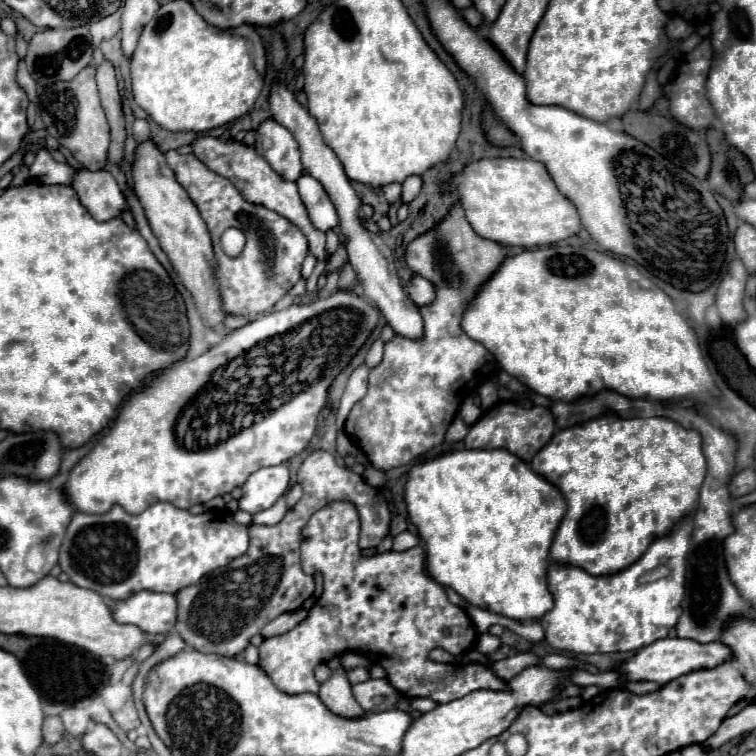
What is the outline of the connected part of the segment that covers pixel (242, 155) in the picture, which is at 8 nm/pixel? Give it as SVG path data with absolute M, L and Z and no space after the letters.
M202 136L202 138L196 138L192 144L192 154L202 162L206 164L212 172L228 178L242 194L242 198L246 198L248 202L252 204L262 204L278 214L282 214L284 218L288 218L290 222L294 222L308 238L310 242L310 252L322 260L326 258L326 250L324 250L324 242L326 242L326 236L316 230L312 224L310 224L310 218L306 214L306 208L298 196L298 188L294 182L286 182L282 180L272 168L270 164L258 154L258 150L254 146L246 146L242 142L236 142L236 140L220 140L220 138L214 138L214 136Z

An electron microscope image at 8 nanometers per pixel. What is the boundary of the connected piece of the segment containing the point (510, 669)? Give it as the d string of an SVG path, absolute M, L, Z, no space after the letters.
M516 654L516 656L510 656L510 658L504 658L504 660L498 660L498 662L492 662L490 664L490 670L502 678L504 682L512 680L520 670L524 670L526 666L534 666L538 664L538 658L534 654Z

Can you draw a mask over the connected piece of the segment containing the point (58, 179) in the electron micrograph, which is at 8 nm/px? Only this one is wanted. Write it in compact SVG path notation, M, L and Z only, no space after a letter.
M46 148L36 152L36 160L30 166L30 176L42 184L64 184L68 186L74 180L76 168L70 164L56 162Z

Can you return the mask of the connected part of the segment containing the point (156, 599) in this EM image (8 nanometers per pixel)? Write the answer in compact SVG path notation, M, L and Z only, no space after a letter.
M142 590L112 606L114 620L134 624L148 634L168 634L178 618L178 602L174 594L158 594Z

